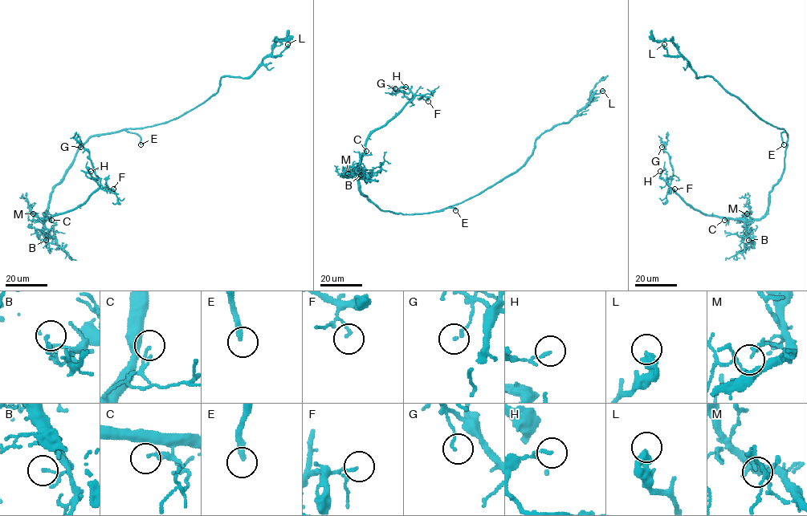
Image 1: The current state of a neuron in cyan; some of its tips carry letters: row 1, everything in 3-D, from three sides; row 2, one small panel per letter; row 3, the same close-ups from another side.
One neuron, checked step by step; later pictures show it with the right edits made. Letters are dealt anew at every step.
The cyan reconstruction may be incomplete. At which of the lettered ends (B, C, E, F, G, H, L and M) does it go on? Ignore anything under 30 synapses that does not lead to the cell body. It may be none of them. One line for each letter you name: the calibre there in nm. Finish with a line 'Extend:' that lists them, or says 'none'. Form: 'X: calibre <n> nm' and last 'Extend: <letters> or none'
E: calibre 280 nm
M: calibre 140 nm
Extend: E, M

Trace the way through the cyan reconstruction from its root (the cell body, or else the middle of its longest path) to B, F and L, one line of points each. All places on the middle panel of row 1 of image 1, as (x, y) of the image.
B: (404, 214), (383, 211), (372, 203), (360, 190), (359, 172), (363, 176), (361, 178), (360, 175)
F: (404, 214), (382, 210), (360, 192), (359, 162), (373, 132), (416, 95), (423, 95), (428, 101)
L: (404, 214), (457, 205), (515, 173), (541, 134), (566, 123), (602, 91)

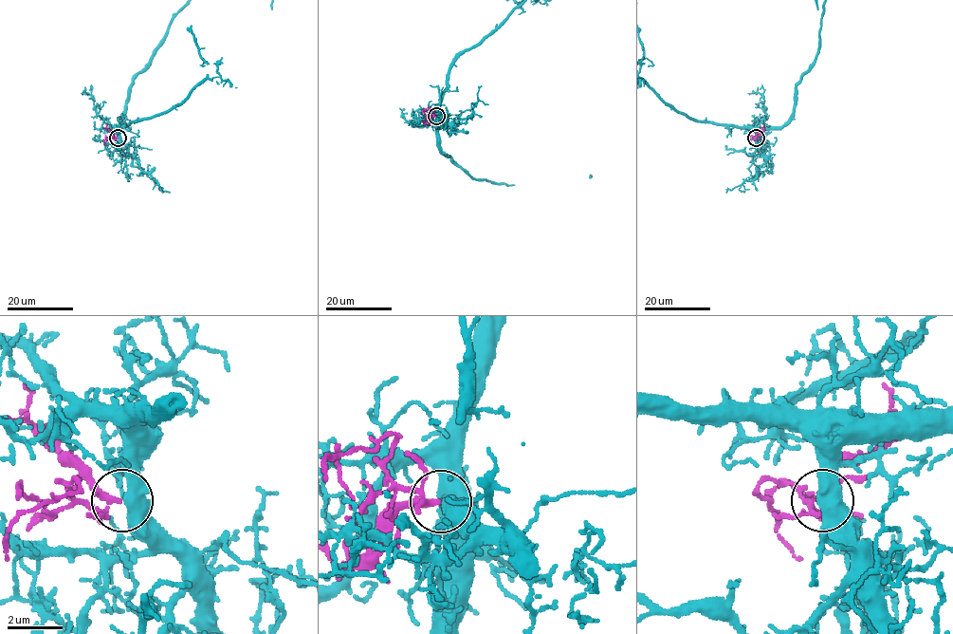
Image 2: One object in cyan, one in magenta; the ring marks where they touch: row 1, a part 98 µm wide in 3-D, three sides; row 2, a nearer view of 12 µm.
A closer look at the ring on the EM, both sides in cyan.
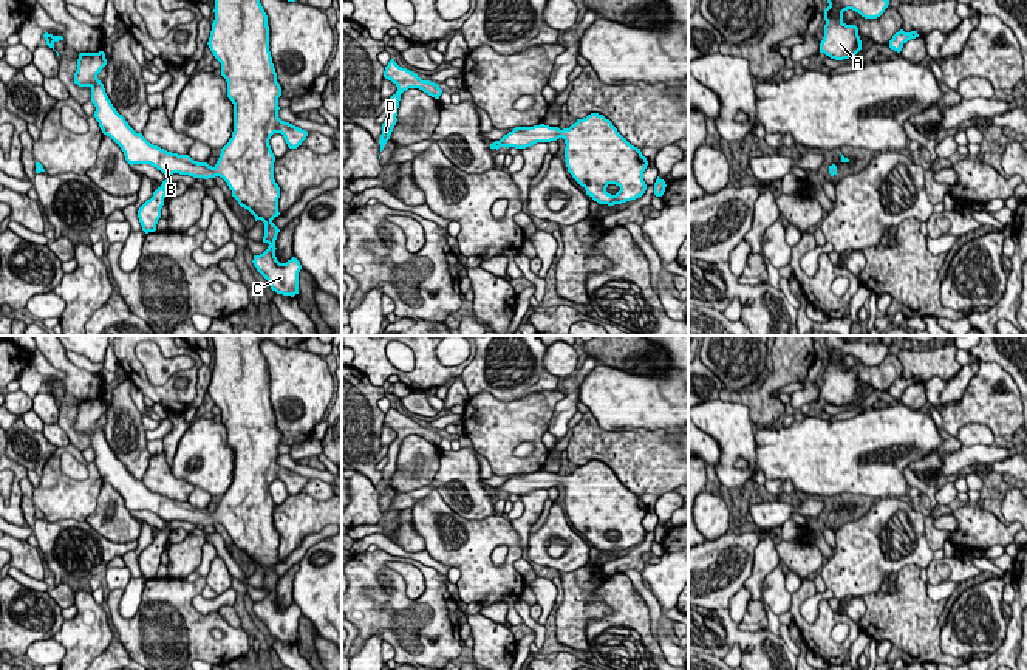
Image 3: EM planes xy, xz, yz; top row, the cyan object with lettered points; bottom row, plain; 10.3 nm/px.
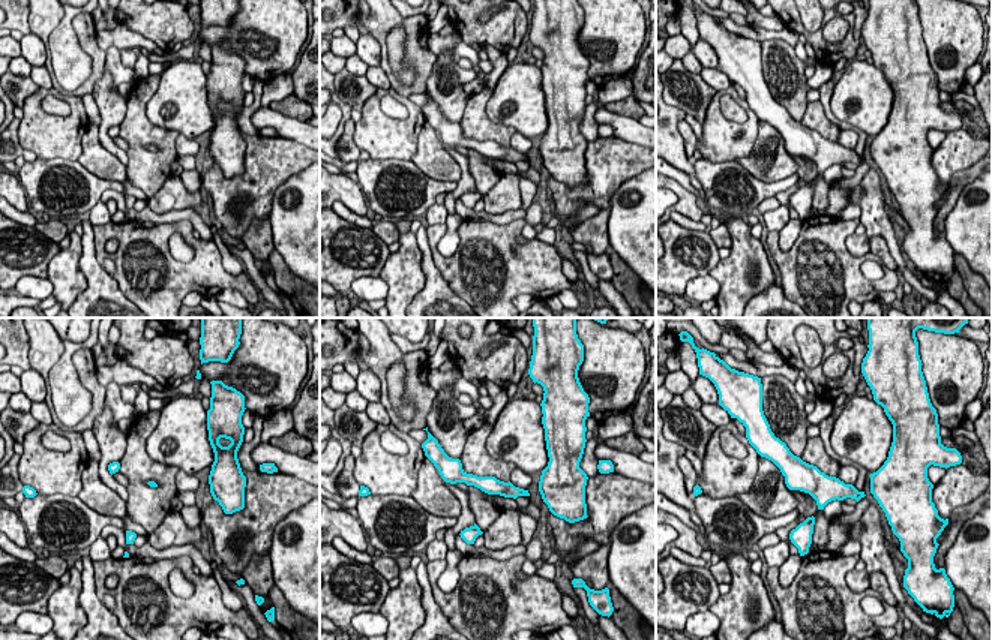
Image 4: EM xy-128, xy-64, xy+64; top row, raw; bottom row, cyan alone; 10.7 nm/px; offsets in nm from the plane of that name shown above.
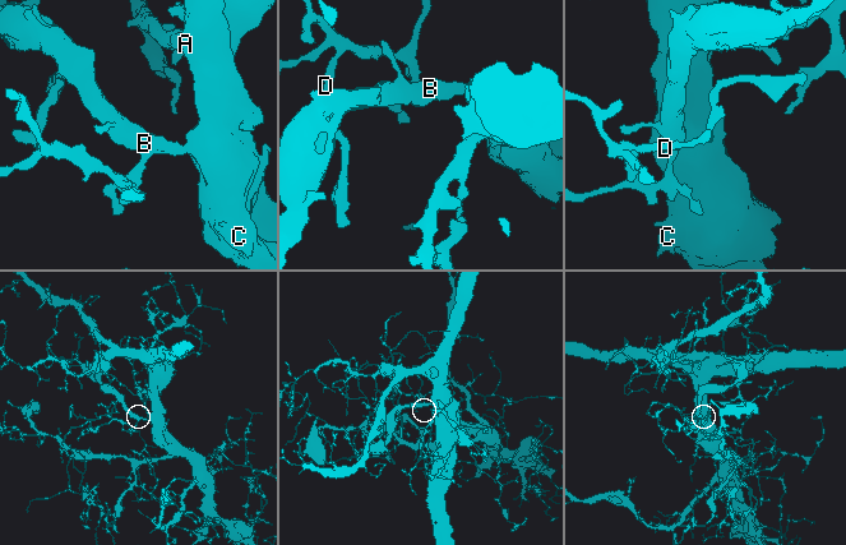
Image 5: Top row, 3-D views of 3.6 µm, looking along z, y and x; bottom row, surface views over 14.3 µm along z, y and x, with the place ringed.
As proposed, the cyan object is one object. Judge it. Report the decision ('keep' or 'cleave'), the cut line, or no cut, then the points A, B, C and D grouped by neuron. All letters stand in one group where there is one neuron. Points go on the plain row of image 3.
keep; no cut; A B C D

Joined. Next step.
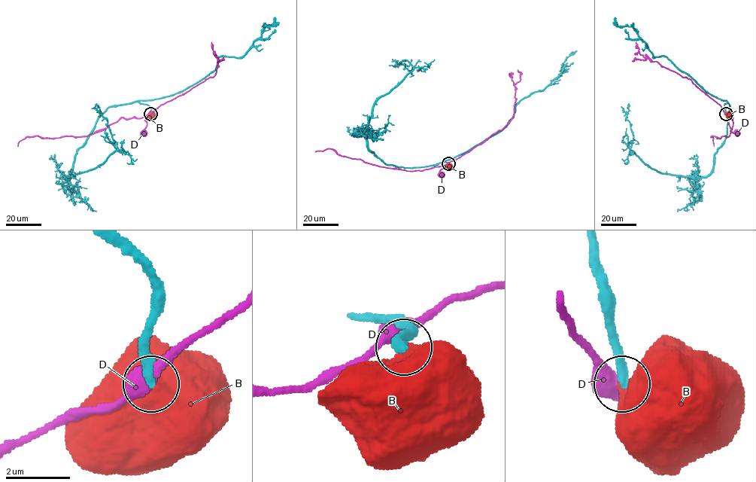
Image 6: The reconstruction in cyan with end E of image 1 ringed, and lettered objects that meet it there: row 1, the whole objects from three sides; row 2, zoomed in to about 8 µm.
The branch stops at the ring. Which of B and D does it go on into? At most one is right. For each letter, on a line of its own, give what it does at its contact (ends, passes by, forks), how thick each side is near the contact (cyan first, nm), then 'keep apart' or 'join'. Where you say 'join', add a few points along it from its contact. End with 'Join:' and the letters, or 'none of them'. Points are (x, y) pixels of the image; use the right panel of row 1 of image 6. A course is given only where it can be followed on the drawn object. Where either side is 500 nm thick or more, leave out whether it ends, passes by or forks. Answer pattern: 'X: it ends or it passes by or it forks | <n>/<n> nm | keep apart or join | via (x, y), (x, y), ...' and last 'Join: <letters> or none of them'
B: 320/800 nm | join
D: 360/500 nm | keep apart
Join: B

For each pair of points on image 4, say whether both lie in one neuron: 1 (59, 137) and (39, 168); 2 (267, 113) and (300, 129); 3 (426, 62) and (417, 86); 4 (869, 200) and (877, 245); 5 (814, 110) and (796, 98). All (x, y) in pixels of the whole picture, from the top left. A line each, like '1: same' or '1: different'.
1: different
2: same
3: same
4: different
5: different

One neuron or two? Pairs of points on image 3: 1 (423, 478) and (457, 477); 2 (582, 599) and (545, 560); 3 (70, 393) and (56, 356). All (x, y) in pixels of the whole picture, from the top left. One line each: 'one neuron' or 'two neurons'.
1: two neurons
2: two neurons
3: one neuron

